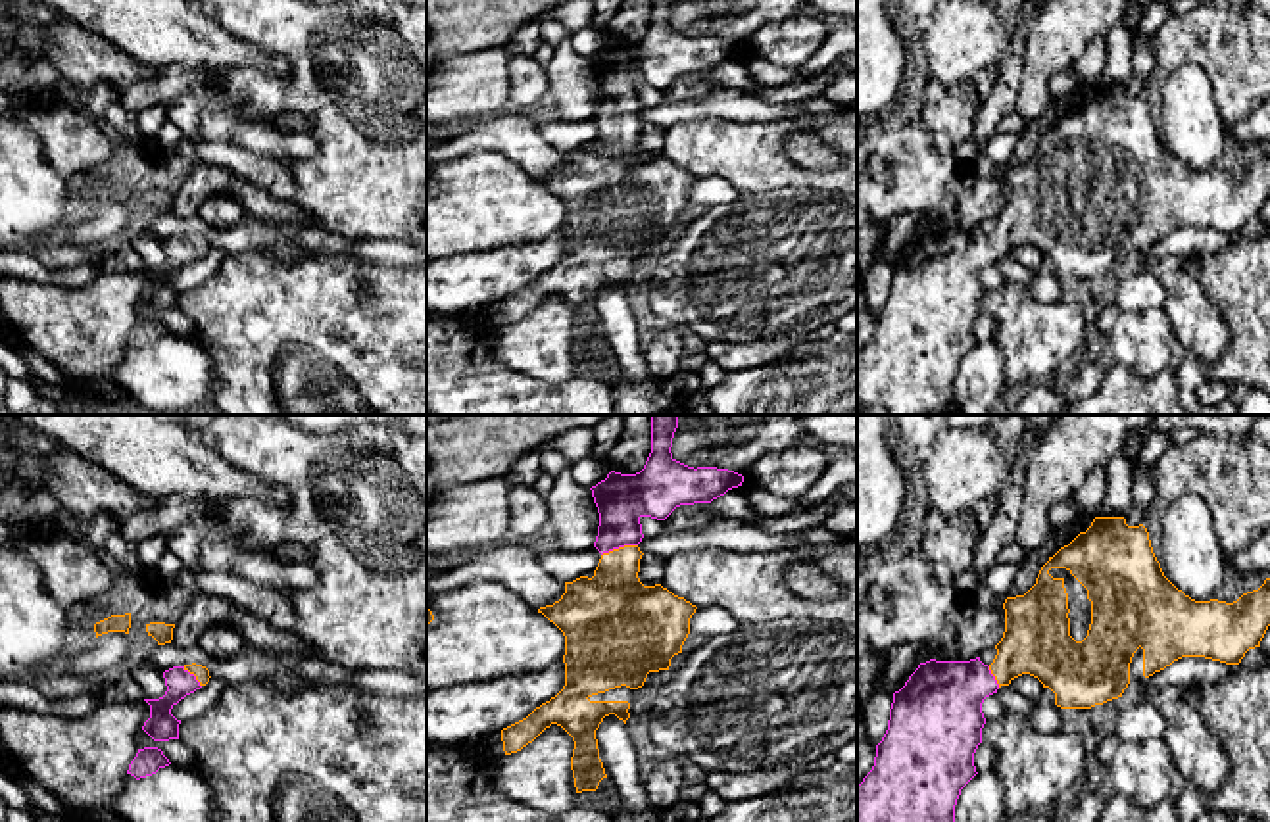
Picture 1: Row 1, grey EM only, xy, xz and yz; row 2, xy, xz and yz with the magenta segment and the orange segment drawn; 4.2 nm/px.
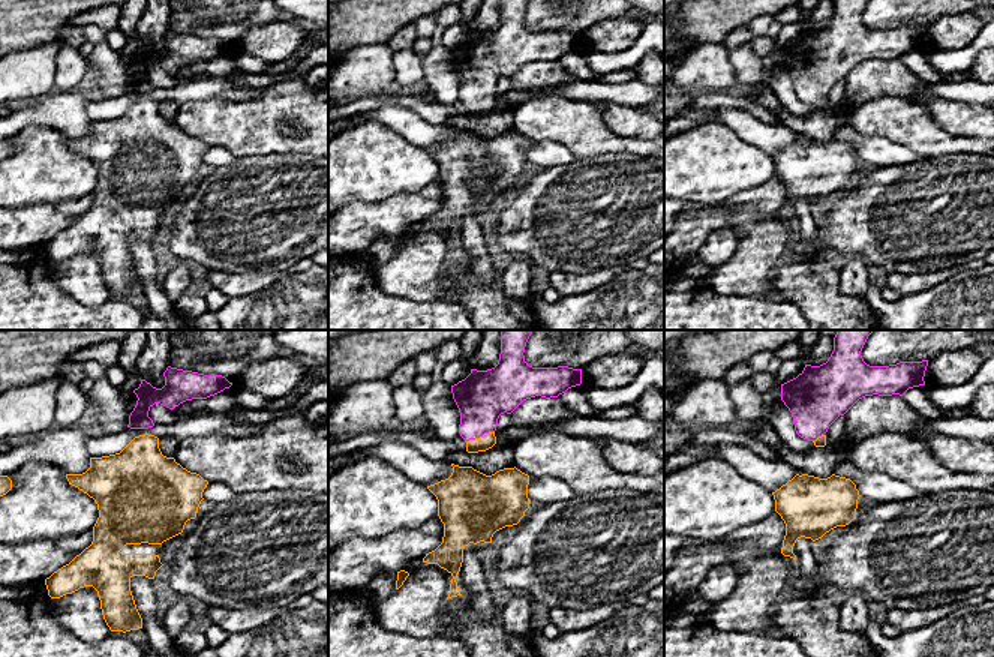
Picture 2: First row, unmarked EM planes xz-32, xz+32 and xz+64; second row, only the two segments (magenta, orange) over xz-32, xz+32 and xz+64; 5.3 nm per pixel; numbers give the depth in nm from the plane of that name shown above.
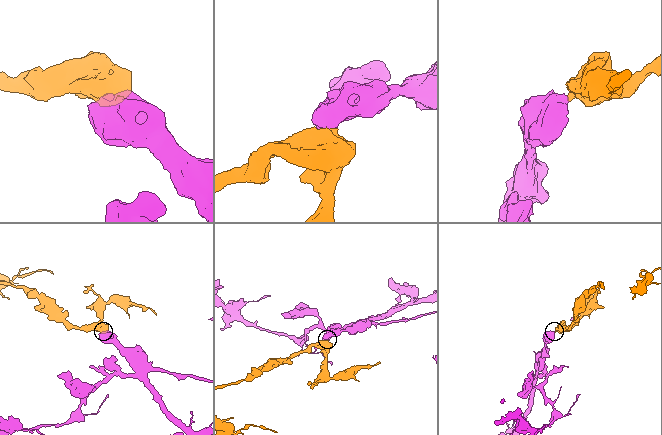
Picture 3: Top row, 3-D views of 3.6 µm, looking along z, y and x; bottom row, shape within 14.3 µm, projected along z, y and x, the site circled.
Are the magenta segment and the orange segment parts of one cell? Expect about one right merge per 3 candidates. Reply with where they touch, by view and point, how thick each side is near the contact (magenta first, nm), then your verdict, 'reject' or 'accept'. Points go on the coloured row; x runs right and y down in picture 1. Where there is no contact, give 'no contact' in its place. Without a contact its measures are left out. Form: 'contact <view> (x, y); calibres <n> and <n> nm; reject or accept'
contact xz (619, 546); calibres 220 and 300 nm; accept

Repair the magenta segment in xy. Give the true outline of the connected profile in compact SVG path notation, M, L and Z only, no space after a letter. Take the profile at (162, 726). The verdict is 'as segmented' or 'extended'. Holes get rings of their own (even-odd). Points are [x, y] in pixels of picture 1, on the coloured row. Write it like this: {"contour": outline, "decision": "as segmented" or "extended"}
{"contour": "M202 665L173 666L163 672L167 691L159 699L144 699L150 705L150 718L144 722L142 730L154 741L179 739L179 724L171 714L171 709L209 682L209 670Z", "decision": "extended"}

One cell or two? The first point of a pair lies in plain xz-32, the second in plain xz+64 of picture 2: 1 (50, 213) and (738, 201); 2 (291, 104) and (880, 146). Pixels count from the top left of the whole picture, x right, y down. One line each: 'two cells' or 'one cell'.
1: one cell
2: two cells

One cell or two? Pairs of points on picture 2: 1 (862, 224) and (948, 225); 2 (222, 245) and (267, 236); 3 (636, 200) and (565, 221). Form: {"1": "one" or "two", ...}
{"1": "one", "2": "one", "3": "one"}

